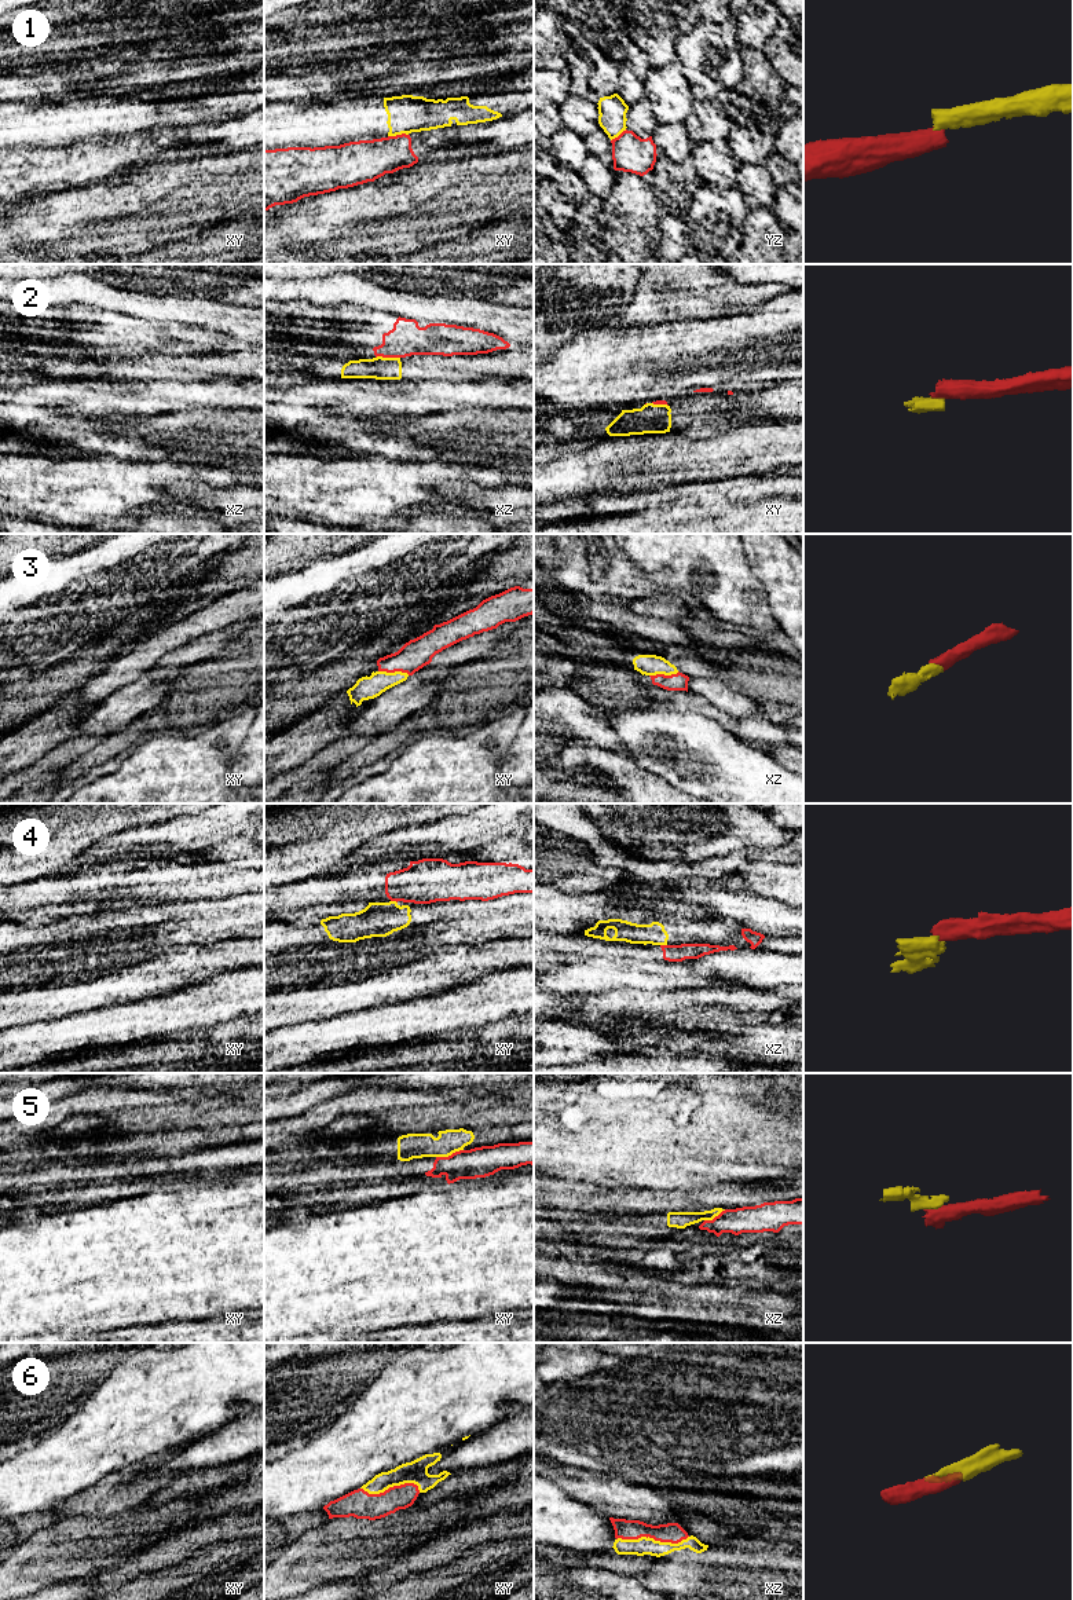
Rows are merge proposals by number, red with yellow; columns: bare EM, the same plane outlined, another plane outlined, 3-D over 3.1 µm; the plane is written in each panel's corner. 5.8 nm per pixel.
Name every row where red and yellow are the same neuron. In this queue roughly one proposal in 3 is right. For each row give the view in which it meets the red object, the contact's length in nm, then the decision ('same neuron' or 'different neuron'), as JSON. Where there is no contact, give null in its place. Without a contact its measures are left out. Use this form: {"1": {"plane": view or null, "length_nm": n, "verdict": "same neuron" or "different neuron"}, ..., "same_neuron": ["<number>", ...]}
{"1": {"plane": "xy", "length_nm": 120, "verdict": "different neuron"}, "2": {"plane": "xz", "length_nm": 140, "verdict": "different neuron"}, "3": {"plane": "xy", "length_nm": 190, "verdict": "same neuron"}, "4": {"plane": "xy", "length_nm": 40, "verdict": "different neuron"}, "5": {"plane": "xy", "length_nm": 170, "verdict": "different neuron"}, "6": {"plane": "xz", "length_nm": 420, "verdict": "same neuron"}, "same_neuron": ["3", "6"]}

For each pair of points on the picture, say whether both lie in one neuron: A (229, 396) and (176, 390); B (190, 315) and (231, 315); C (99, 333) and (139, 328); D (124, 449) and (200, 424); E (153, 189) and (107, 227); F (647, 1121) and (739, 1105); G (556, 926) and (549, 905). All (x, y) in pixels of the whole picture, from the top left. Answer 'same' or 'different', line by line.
A: same
B: same
C: same
D: same
E: same
F: same
G: same

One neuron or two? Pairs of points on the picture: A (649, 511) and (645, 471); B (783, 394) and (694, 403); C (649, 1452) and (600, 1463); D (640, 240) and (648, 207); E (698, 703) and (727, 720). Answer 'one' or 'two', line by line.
A: two
B: one
C: one
D: one
E: one

